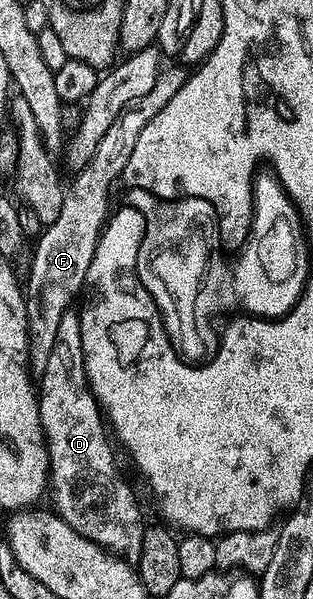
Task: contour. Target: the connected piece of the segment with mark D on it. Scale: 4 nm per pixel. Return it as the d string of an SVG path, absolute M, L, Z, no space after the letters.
M58 365L58 369L50 369L50 373L43 373L37 382L36 392L38 394L38 410L40 411L40 421L42 423L42 435L46 443L46 450L50 456L50 480L48 482L48 489L52 497L54 493L53 512L62 517L64 523L68 524L69 527L74 528L75 531L88 540L92 540L96 544L101 545L103 549L109 550L111 553L125 555L130 559L137 558L138 552L142 549L142 530L144 528L142 509L138 506L138 501L134 498L134 493L130 490L129 483L118 474L118 465L114 462L113 451L110 450L111 438L108 436L108 429L104 424L104 414L98 404L98 400L94 398L94 394L88 397L74 397L74 389L70 389L70 377L66 377L66 365Z

